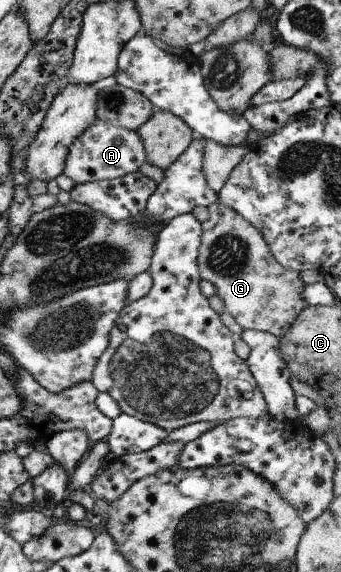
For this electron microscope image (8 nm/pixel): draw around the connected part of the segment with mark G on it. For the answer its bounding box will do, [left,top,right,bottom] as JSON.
[197,202,306,338]

